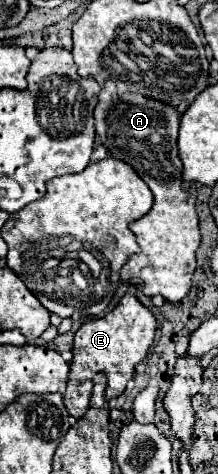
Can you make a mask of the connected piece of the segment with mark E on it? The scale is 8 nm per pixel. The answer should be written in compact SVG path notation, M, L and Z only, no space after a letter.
M133 284L127 294L121 298L121 302L105 314L103 318L97 320L87 320L77 332L75 332L75 342L73 342L73 360L71 360L71 372L69 372L69 382L67 390L63 394L65 406L71 416L81 418L91 400L91 386L93 386L93 376L97 372L105 372L109 380L109 398L121 396L125 392L127 382L133 376L133 370L139 362L145 360L157 332L157 320L151 314L149 308L145 308L137 296L137 286Z

